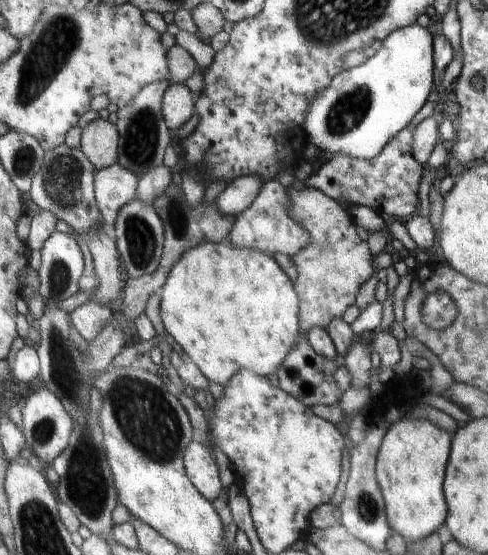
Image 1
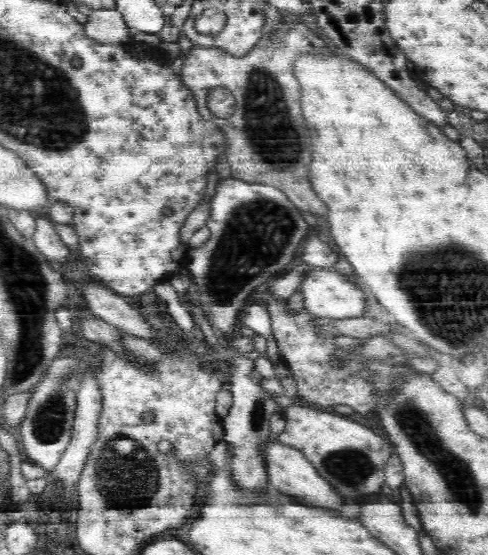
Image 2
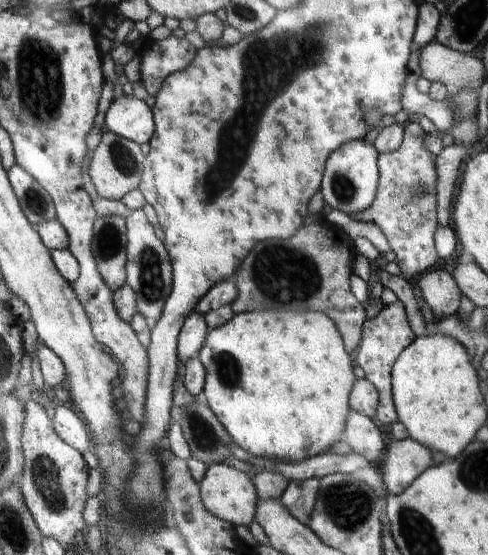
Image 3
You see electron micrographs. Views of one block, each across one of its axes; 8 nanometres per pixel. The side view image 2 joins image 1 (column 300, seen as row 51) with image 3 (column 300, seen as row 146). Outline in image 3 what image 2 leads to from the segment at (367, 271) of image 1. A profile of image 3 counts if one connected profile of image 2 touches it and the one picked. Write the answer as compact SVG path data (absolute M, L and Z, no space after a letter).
M327 220L306 224L288 239L258 242L234 275L238 288L237 298L231 305L234 313L263 309L322 312L337 324L345 349L354 354L361 344L366 312L348 284L352 274L352 248L344 230Z

